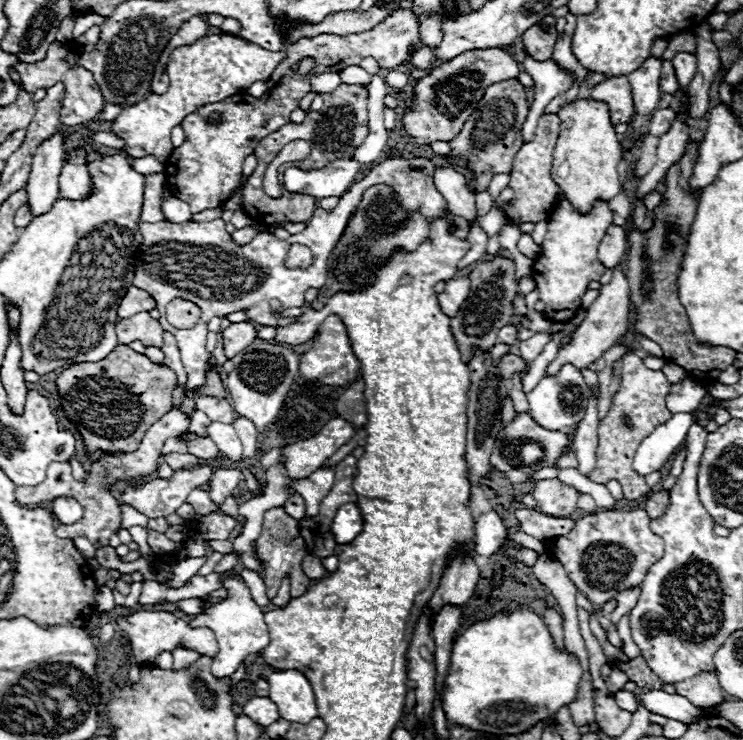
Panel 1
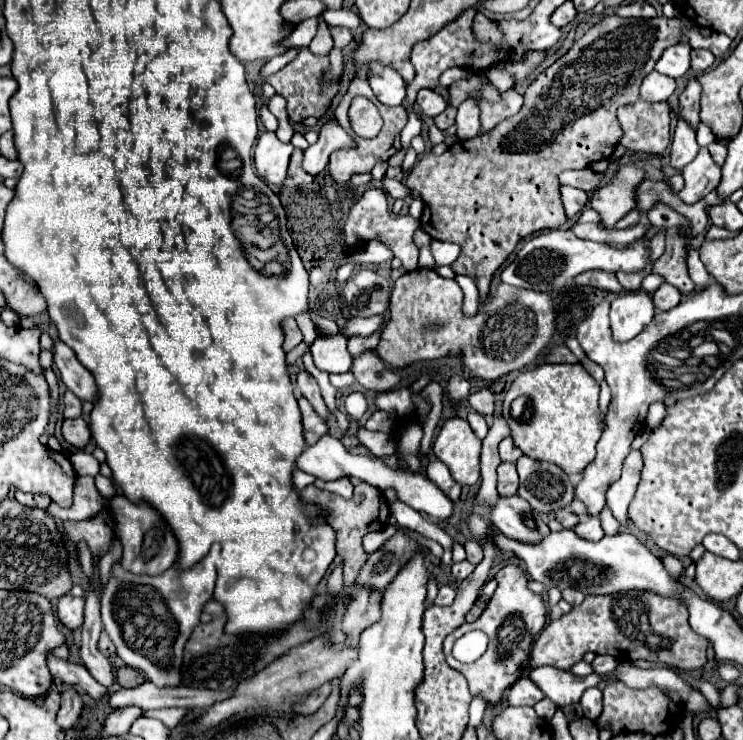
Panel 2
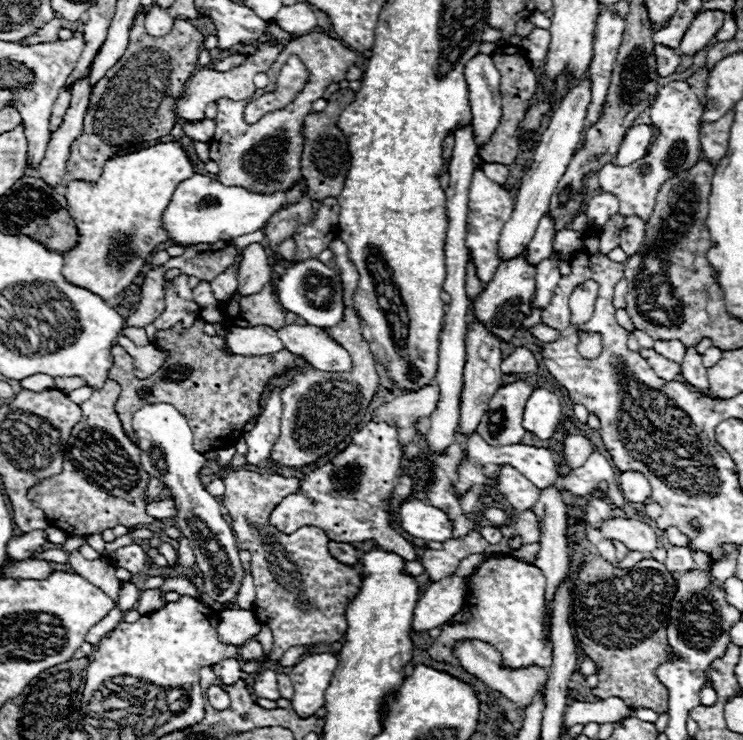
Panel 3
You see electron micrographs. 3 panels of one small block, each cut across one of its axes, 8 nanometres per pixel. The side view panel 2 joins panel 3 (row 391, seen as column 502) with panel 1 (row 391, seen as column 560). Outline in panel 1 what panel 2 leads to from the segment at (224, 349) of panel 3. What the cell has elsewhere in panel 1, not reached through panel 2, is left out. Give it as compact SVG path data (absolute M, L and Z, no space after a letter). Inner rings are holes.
M124 344L116 346L116 352L112 352L104 362L84 362L84 364L74 364L74 366L66 368L64 372L60 372L58 378L56 378L56 388L58 388L58 394L62 396L62 410L64 410L66 418L68 418L70 422L74 422L76 430L78 430L80 436L82 436L84 448L90 450L90 452L98 452L98 450L102 450L102 452L132 452L132 450L136 450L138 444L142 442L146 430L148 430L156 420L160 420L160 416L164 416L164 414L172 408L172 390L174 390L174 386L176 386L176 374L174 374L170 368L152 364L146 356L136 354L130 346L124 346ZM214 368L208 370L206 386L202 388L202 392L208 394L208 396L218 396L218 398L224 398L224 396L226 396L226 388L224 388L224 384L222 384L222 380L220 380L220 374L218 374Z

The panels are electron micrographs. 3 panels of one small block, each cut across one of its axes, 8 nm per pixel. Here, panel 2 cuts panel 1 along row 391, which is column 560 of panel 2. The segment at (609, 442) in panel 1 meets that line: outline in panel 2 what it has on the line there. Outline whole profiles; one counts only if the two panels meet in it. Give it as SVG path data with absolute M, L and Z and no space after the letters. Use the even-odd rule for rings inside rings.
M626 592L622 596L586 596L580 606L574 606L560 620L552 620L540 636L534 640L528 658L522 664L522 672L540 666L554 666L560 670L572 668L582 660L586 652L594 654L610 654L618 660L650 660L674 666L678 670L698 670L706 664L706 650L710 640L698 636L686 616L686 606L680 600L670 600L662 596L654 596L650 592Z

